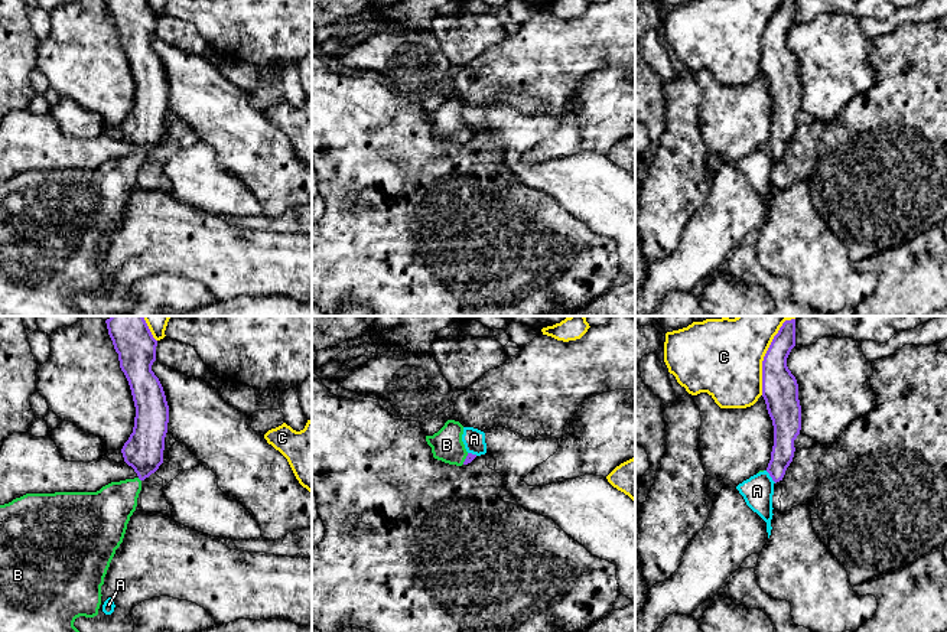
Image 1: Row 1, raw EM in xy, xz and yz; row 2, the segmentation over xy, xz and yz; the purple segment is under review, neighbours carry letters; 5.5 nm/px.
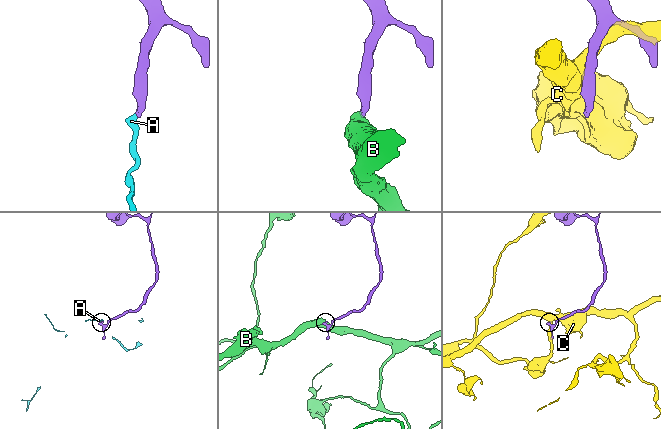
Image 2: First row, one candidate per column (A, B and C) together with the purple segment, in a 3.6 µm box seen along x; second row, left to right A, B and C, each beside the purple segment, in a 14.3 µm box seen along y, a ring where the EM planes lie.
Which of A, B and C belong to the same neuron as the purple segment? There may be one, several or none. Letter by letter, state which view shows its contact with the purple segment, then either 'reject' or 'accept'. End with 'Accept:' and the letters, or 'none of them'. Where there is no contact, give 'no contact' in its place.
A: meets purple in yz; reject
B: meets purple in xz; accept
C: meets purple in yz; reject
Accept: B

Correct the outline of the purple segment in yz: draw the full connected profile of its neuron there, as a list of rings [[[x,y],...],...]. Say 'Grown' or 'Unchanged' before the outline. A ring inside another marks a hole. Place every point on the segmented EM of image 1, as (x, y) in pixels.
Unchanged. [[[795,319],[785,320],[774,336],[762,361],[762,397],[774,426],[774,446],[767,472],[782,480],[794,457],[794,440],[801,430],[798,384],[787,367],[795,346]]]

